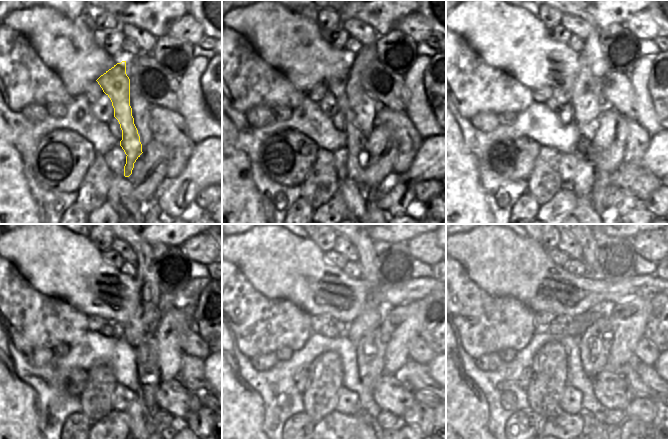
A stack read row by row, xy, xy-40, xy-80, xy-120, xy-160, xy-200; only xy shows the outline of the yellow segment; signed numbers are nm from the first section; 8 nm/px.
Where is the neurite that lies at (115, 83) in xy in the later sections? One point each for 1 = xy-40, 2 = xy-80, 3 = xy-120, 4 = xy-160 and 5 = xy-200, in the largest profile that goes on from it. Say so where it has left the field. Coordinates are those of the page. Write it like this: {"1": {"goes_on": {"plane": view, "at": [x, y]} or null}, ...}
{"1": {"goes_on": {"plane": "xy-40", "at": [355, 140]}}, "2": {"goes_on": {"plane": "xy-80", "at": [583, 183]}}, "3": {"goes_on": {"plane": "xy-120", "at": [141, 427]}}, "4": {"goes_on": {"plane": "xy-160", "at": [368, 427]}}, "5": {"goes_on": {"plane": "xy-200", "at": [593, 427]}}}

